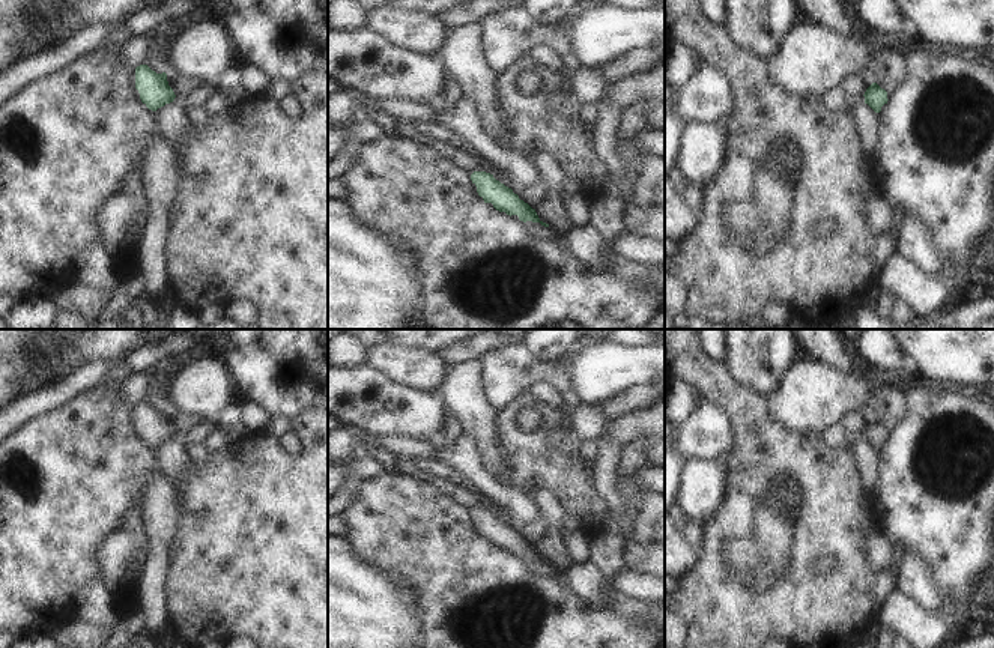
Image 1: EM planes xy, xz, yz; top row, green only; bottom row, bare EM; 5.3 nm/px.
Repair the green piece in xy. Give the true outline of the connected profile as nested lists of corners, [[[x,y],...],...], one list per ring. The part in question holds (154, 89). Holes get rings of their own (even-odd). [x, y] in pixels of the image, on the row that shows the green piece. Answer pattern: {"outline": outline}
{"outline": [[[147,65],[135,68],[135,89],[141,102],[152,111],[174,101],[176,95],[168,86],[167,74],[156,74]]]}

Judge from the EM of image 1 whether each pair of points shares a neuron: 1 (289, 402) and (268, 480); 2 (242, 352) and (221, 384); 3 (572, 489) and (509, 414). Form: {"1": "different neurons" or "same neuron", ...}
{"1": "different neurons", "2": "different neurons", "3": "same neuron"}

